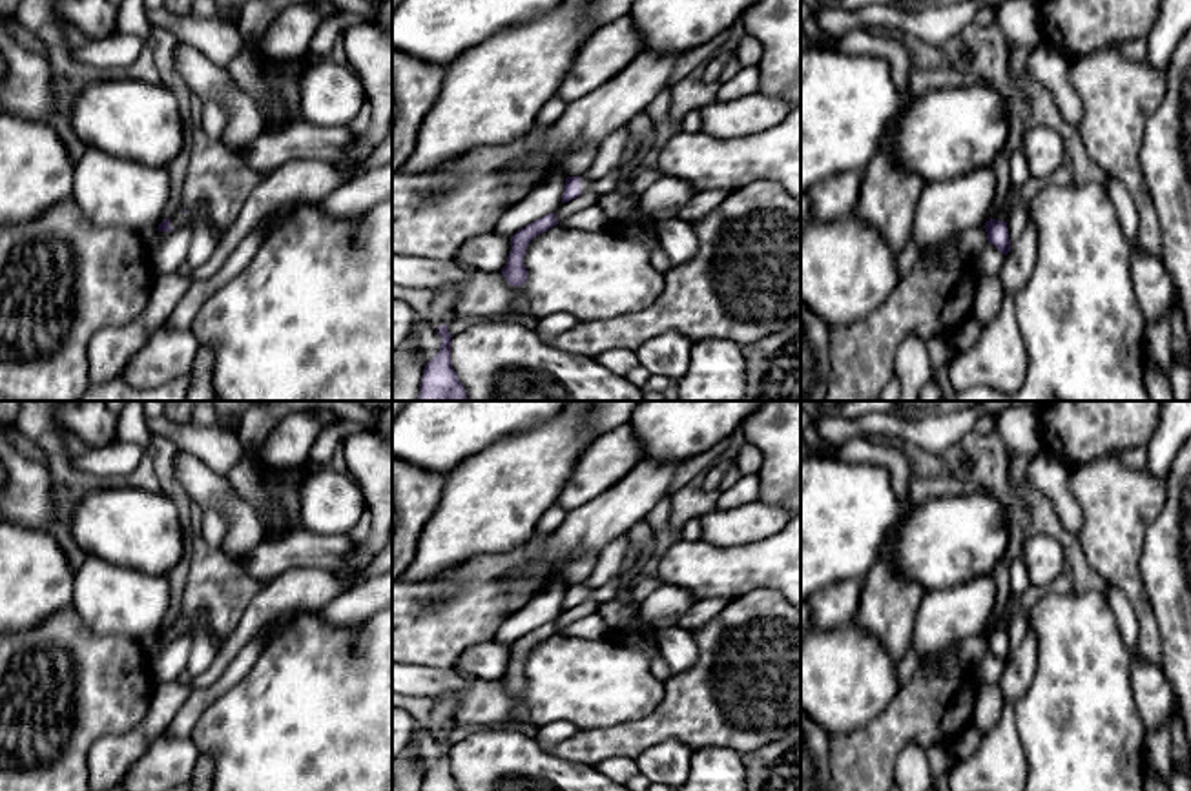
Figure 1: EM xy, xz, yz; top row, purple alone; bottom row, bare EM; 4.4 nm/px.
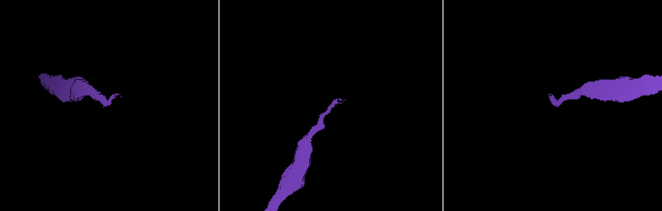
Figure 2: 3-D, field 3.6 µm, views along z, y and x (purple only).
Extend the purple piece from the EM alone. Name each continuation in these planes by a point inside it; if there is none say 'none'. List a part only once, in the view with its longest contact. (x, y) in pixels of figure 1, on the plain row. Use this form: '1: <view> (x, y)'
1: xz (615, 587)

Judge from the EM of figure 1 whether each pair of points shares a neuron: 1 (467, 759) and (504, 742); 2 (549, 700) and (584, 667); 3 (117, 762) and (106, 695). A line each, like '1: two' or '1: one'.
1: one
2: one
3: two

